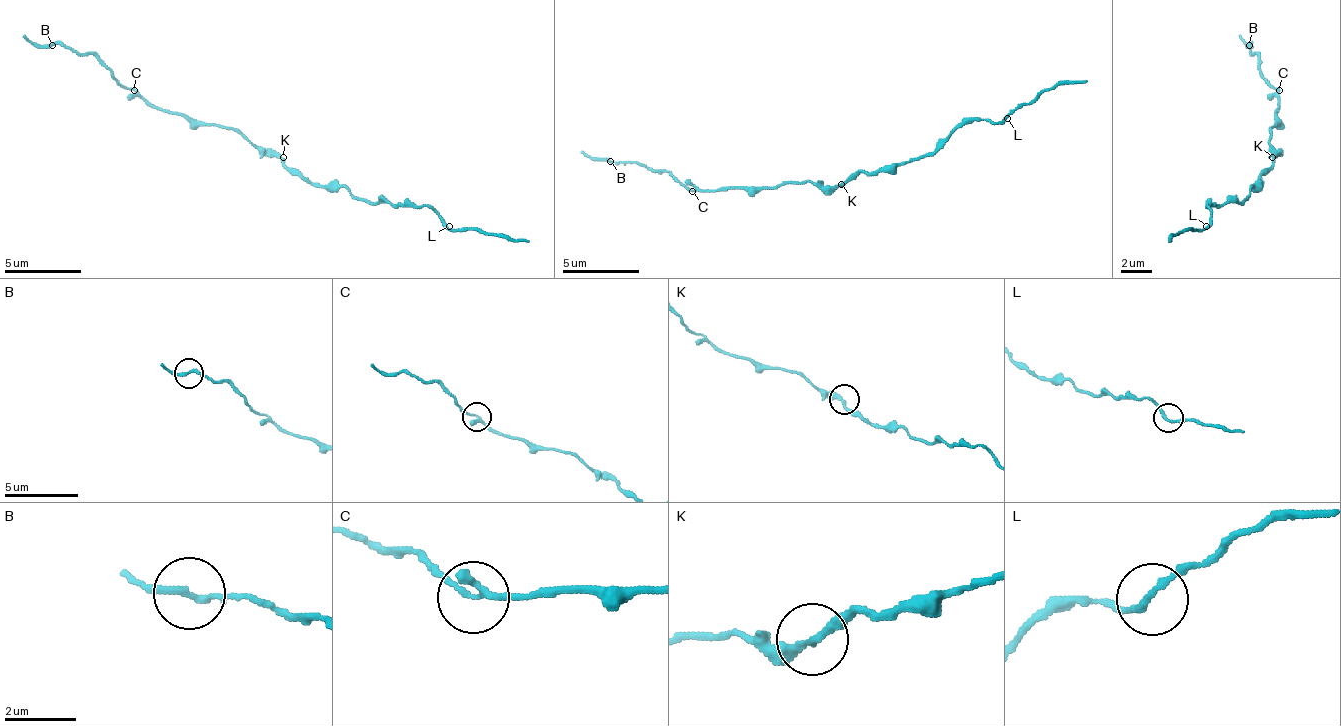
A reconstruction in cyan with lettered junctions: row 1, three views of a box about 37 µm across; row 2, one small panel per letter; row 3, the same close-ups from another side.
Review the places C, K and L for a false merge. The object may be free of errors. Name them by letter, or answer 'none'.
none

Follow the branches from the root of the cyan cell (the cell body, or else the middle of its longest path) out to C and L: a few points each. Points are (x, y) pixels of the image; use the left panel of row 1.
C: (279, 157), (264, 157), (233, 130), (222, 126), (191, 126), (179, 114), (156, 111), (133, 91)
L: (279, 157), (314, 184), (337, 184), (353, 195), (372, 203), (430, 207), (449, 226)

